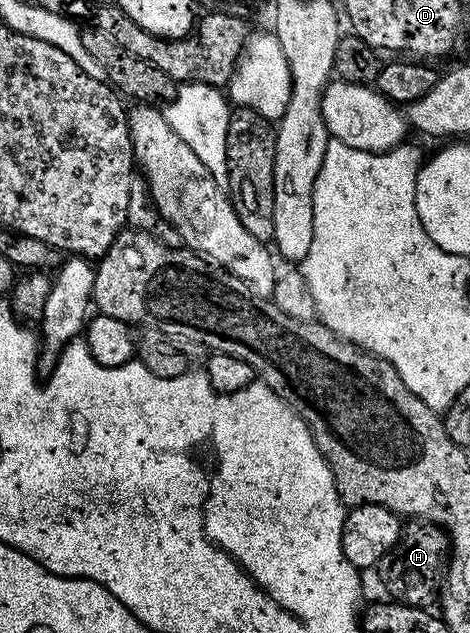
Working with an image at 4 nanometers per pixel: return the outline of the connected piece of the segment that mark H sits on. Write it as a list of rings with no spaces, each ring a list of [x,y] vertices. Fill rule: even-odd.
[[[419,519],[409,520],[401,528],[394,547],[382,555],[378,566],[380,581],[393,602],[417,607],[431,606],[431,601],[433,604],[440,596],[449,556],[448,535],[439,525],[429,525]]]

